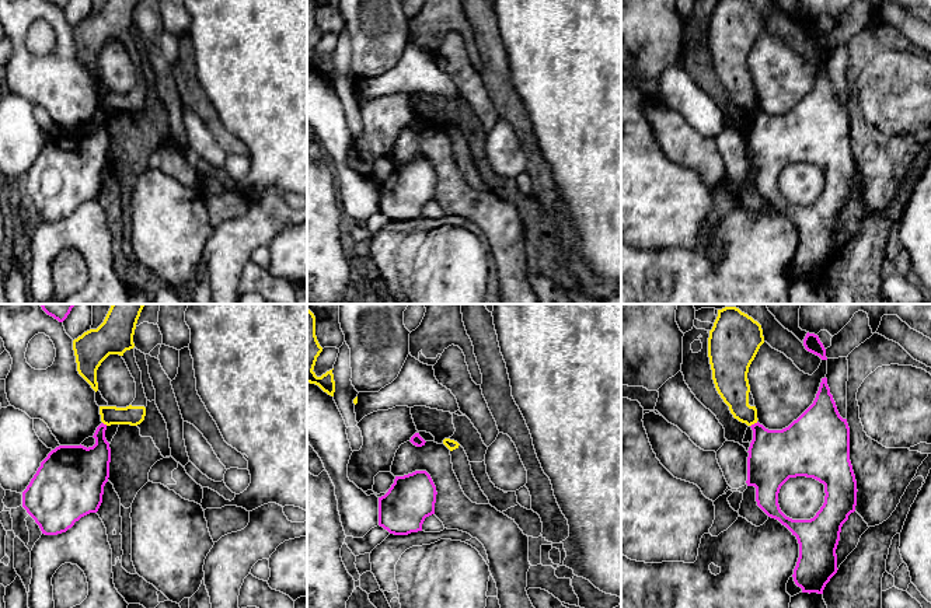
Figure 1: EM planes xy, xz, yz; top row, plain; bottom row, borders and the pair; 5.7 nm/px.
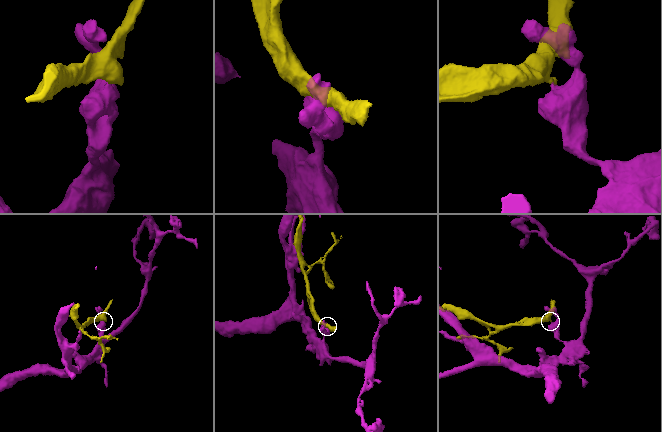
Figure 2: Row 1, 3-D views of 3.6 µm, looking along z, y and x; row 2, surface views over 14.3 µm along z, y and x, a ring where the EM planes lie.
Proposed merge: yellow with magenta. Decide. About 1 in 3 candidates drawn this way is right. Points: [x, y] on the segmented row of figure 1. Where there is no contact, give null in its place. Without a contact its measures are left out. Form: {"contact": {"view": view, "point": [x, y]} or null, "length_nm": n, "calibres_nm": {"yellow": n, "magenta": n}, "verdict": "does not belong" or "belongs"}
{"contact": {"view": "yz", "point": [753, 423]}, "length_nm": 50, "calibres_nm": {"yellow": 180, "magenta": 300}, "verdict": "does not belong"}

